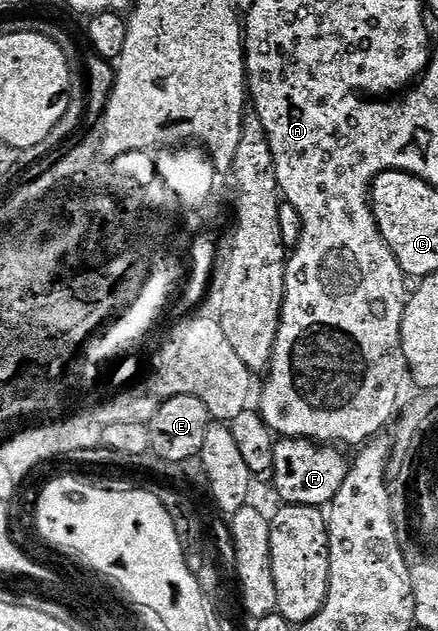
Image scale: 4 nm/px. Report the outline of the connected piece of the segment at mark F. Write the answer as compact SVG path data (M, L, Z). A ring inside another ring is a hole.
M282 438L274 445L273 472L270 475L274 481L277 494L285 505L327 507L340 490L341 484L347 479L349 459L339 451L339 447L332 444L316 443L307 438Z

